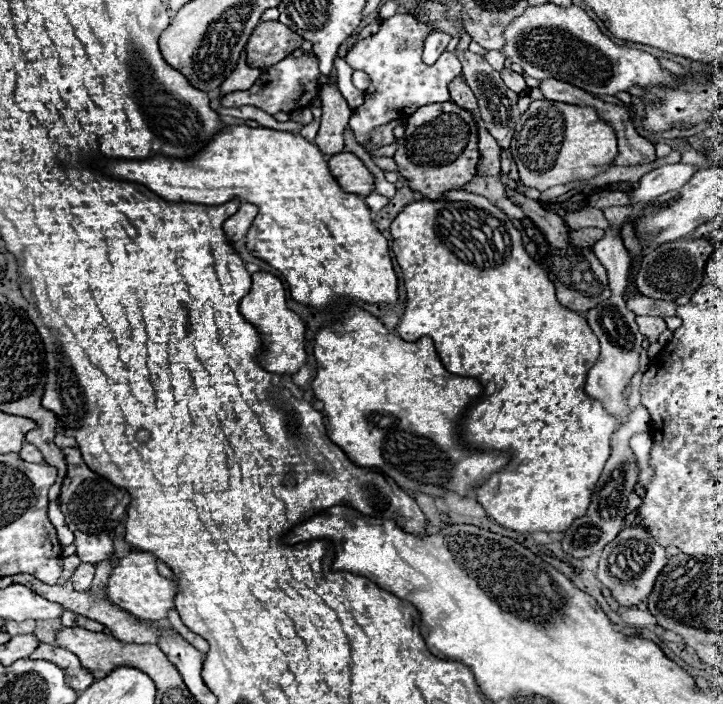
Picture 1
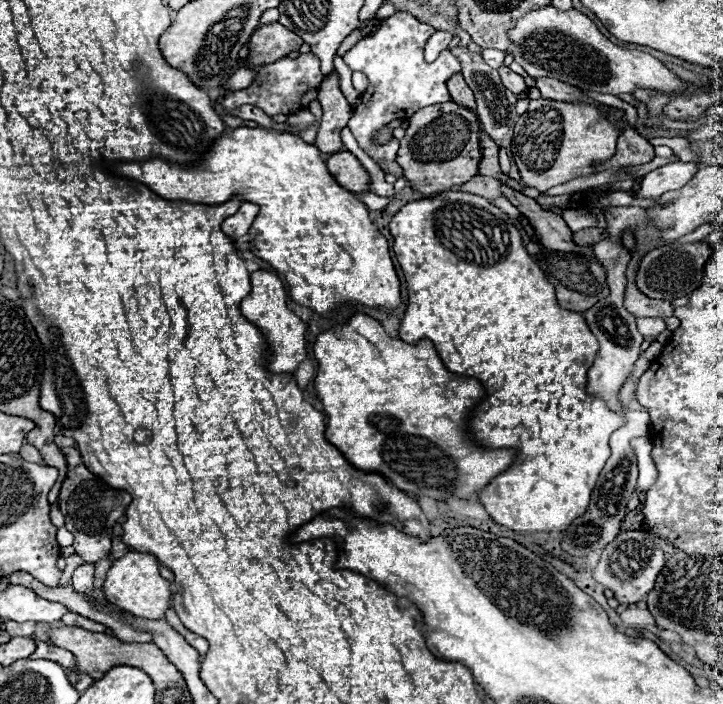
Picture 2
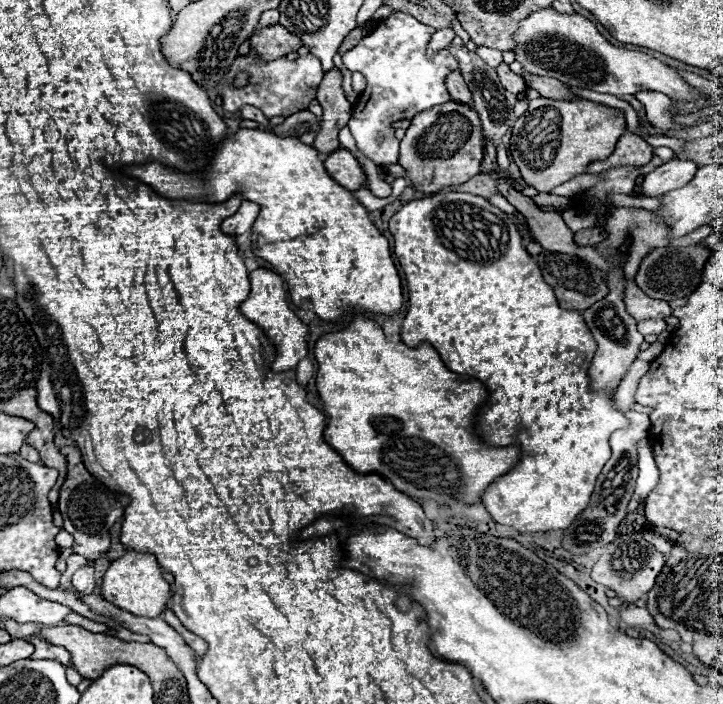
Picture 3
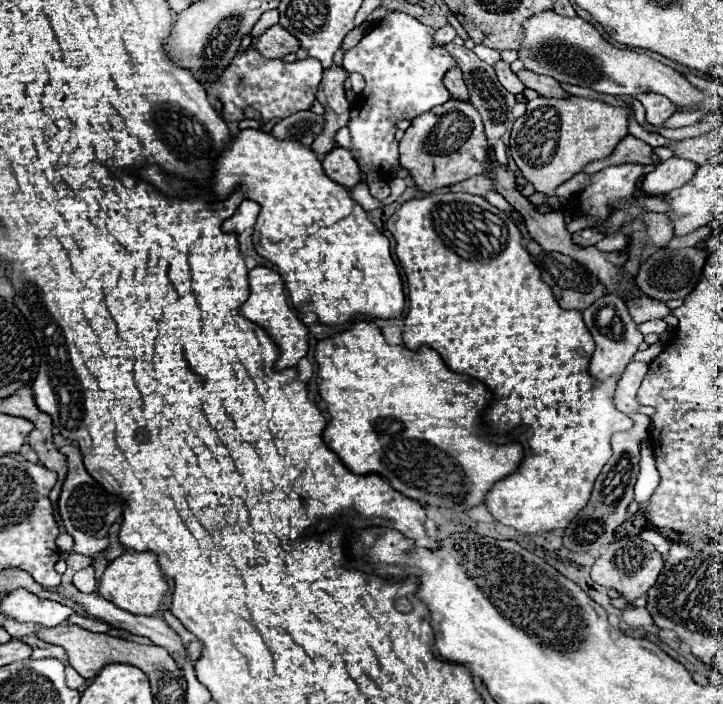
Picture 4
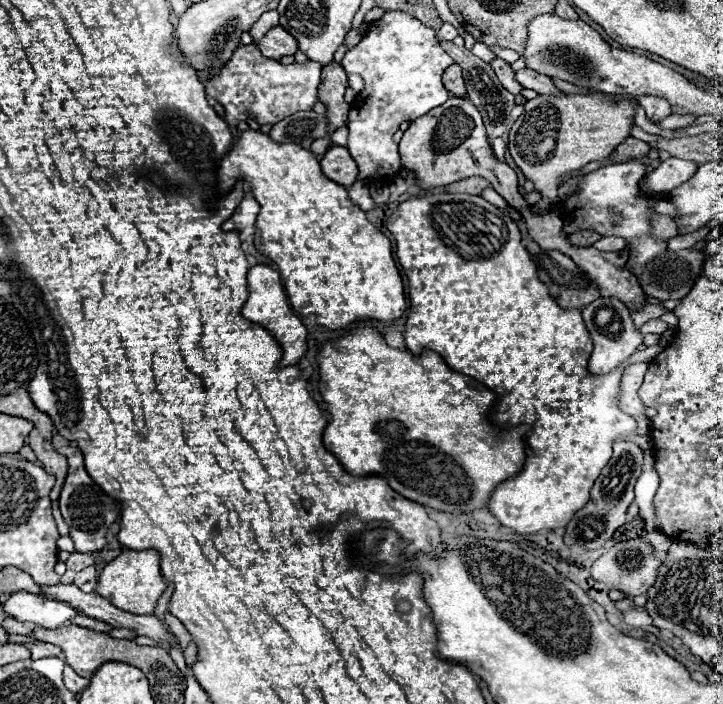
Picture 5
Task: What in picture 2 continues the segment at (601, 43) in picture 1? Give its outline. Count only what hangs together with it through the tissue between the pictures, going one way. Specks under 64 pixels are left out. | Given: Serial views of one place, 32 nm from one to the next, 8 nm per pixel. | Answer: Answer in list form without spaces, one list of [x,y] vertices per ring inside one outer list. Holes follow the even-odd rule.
[[[542,6],[524,14],[508,30],[510,46],[506,54],[514,56],[528,76],[532,78],[556,78],[568,82],[580,90],[592,90],[600,94],[628,94],[636,88],[656,88],[664,92],[682,92],[684,82],[670,72],[658,58],[628,50],[612,44],[598,26],[580,10],[556,10],[554,6]]]

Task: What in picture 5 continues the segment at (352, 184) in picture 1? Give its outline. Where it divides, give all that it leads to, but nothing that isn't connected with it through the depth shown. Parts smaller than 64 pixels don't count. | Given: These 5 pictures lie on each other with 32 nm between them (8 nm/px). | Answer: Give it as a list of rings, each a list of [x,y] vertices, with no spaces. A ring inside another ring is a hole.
[[[332,146],[324,154],[320,164],[322,164],[322,172],[330,180],[334,180],[346,188],[350,188],[352,184],[358,182],[358,166],[344,146]]]

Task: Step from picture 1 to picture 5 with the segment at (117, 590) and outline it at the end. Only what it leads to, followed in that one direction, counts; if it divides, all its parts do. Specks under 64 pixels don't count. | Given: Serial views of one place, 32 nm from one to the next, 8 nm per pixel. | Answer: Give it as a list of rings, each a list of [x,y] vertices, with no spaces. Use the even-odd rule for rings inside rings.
[[[124,550],[118,558],[106,564],[96,586],[96,592],[100,596],[110,600],[116,608],[128,610],[130,614],[154,614],[156,604],[164,594],[164,590],[166,590],[166,580],[162,578],[160,558],[154,550],[144,550],[144,552]]]

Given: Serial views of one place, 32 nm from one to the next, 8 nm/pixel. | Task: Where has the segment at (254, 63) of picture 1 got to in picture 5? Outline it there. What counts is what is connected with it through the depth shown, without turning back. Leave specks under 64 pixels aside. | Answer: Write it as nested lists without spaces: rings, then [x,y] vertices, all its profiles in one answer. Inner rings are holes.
[[[274,26],[266,32],[266,36],[256,42],[256,48],[266,56],[266,58],[274,58],[280,60],[282,56],[290,56],[296,54],[298,50],[298,42],[296,38],[292,38],[292,34],[288,34],[282,26]]]

